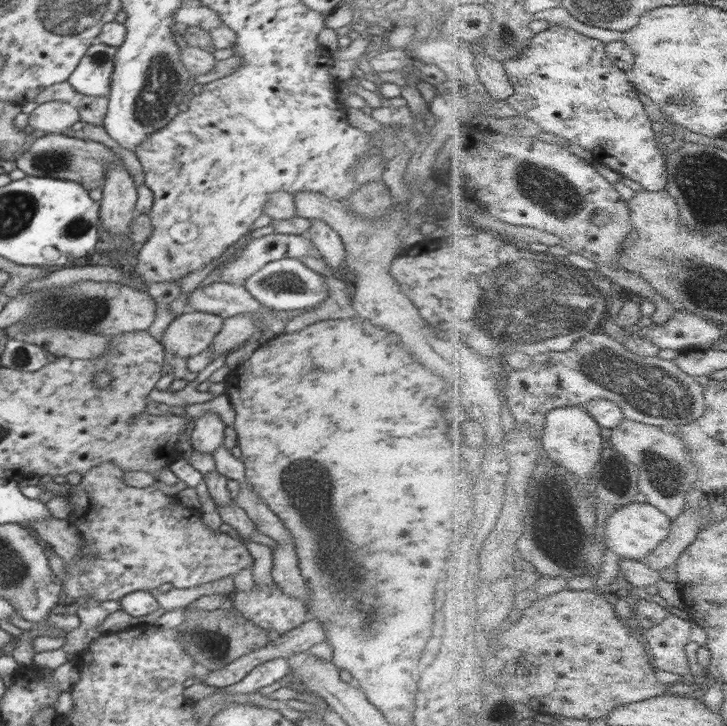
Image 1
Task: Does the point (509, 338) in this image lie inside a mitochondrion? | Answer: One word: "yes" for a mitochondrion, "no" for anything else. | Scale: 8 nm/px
yes

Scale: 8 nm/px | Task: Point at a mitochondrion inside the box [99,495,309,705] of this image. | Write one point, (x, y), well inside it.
(211, 643)

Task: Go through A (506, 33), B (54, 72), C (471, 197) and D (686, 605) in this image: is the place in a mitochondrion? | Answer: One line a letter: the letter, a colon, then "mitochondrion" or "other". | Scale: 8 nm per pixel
A: other
B: other
C: other
D: other

